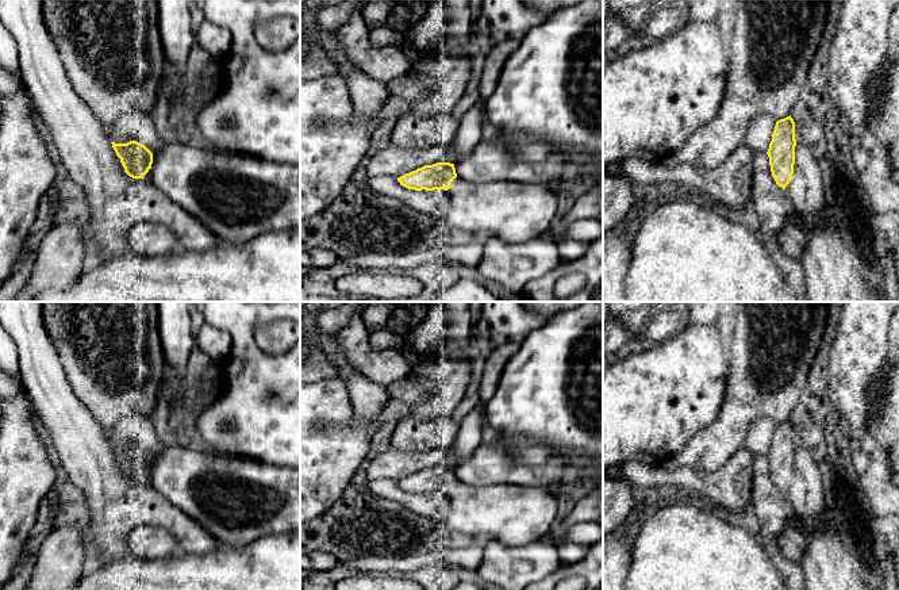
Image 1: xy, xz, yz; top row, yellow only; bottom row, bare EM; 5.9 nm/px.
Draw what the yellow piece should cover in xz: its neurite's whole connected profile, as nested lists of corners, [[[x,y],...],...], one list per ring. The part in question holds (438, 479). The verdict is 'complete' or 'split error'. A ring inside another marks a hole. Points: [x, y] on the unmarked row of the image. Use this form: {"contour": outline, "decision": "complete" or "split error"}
{"contour": [[[450,466],[424,468],[397,484],[415,494],[445,493],[450,499],[445,522],[469,537],[489,535],[507,545],[525,545],[542,540],[557,522],[558,495],[515,484],[476,487],[458,480]]], "decision": "split error"}

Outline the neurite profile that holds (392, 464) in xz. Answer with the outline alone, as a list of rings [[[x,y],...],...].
[[[456,444],[430,452],[403,452],[389,447],[372,459],[366,467],[369,480],[400,480],[424,468],[437,466],[457,467]]]

